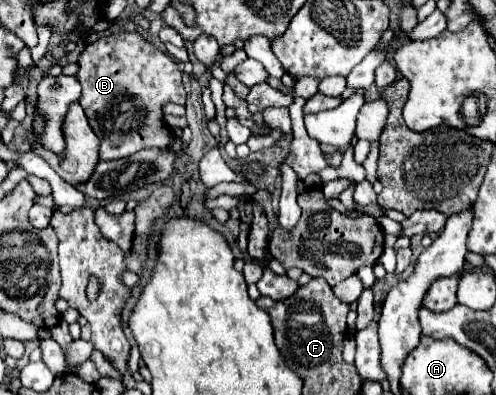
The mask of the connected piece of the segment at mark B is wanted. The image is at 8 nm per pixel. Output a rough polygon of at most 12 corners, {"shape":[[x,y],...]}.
{"shape":[[122,30],[75,76],[100,160],[168,148],[186,102],[172,56]]}

